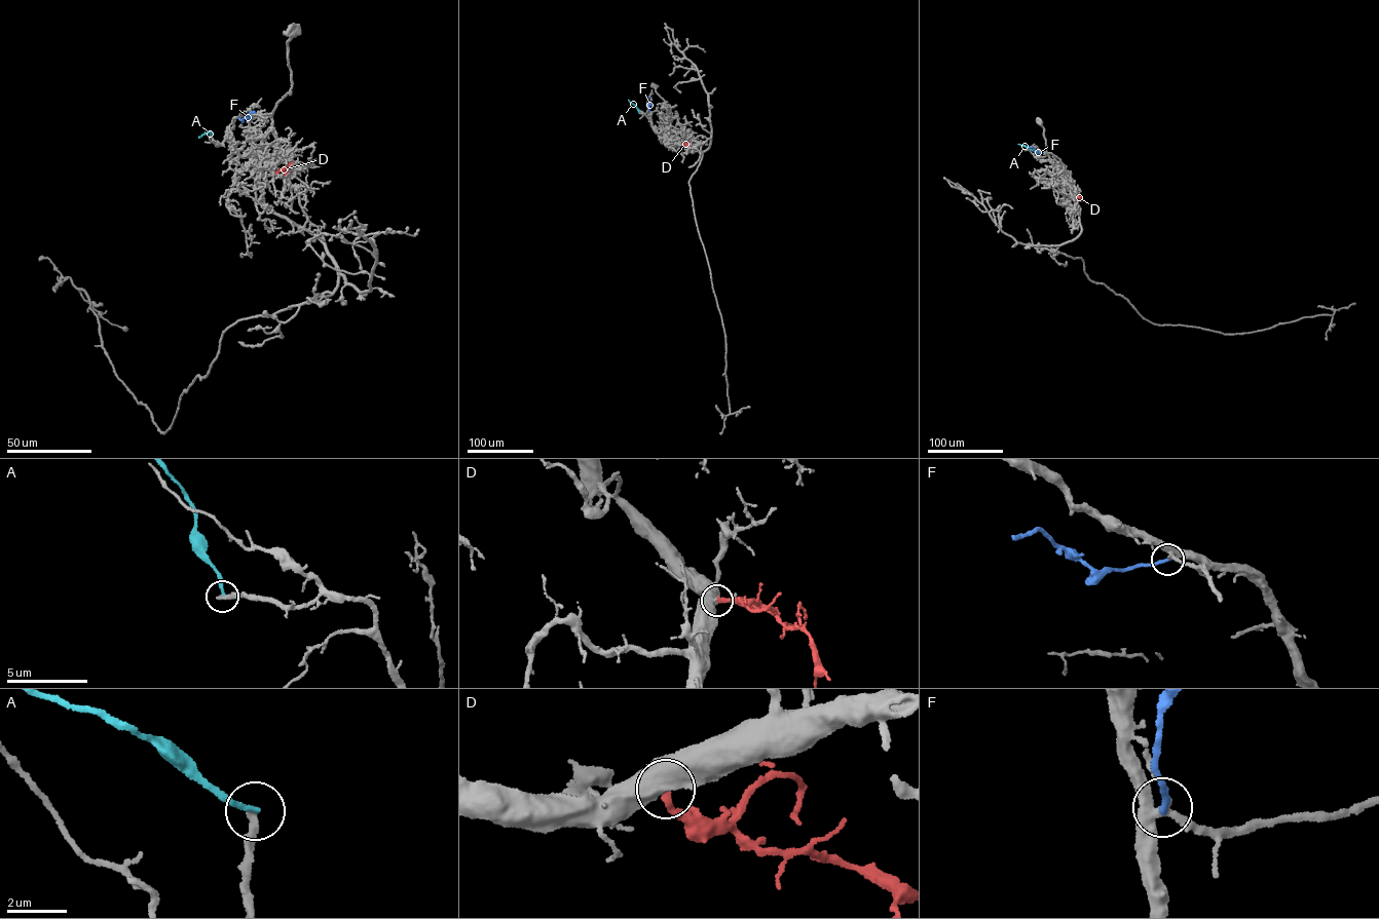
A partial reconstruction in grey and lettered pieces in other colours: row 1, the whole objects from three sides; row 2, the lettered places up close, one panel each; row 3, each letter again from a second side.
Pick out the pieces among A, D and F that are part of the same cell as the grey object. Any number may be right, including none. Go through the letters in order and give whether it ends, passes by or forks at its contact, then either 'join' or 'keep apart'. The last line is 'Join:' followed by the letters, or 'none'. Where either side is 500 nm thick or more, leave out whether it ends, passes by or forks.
A: it ends; keep apart
D: join
F: it ends; keep apart
Join: D

